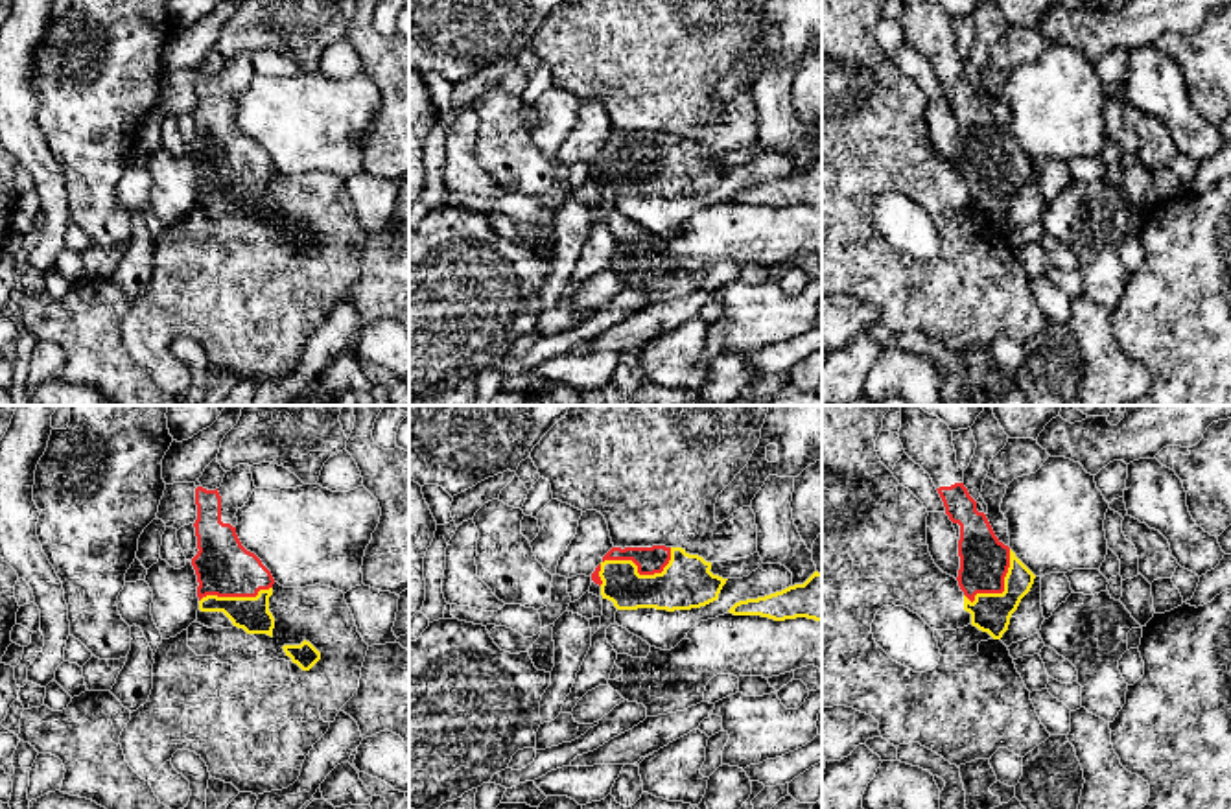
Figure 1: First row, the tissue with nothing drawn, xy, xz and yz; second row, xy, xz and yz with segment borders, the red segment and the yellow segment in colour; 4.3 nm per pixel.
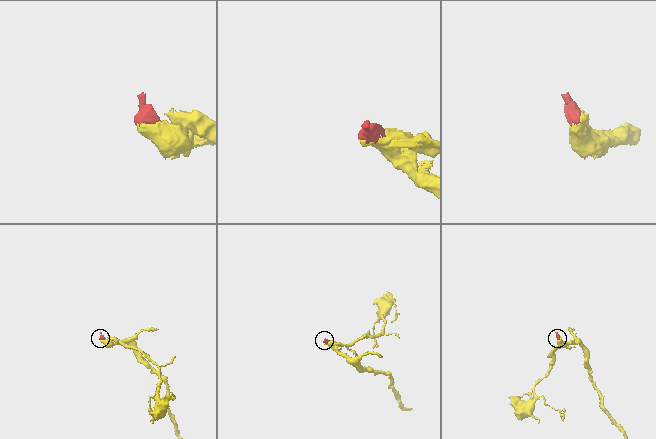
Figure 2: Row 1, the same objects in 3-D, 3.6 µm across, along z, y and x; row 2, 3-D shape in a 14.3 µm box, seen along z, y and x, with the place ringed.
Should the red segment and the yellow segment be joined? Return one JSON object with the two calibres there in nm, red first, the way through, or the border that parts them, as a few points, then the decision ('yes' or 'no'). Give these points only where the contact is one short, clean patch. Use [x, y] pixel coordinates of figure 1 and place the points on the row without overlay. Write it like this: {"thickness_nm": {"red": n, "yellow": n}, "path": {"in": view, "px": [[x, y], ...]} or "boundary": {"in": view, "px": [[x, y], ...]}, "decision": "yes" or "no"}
{"thickness_nm": {"red": 120, "yellow": 220}, "path": {"in": "xz", "px": [[649, 148], [634, 150], [644, 164], [686, 170]]}, "decision": "yes"}

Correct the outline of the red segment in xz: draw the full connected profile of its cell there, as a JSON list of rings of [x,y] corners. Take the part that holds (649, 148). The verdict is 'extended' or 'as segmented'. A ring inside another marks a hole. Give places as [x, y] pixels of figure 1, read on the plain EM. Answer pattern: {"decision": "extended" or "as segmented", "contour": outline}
{"decision": "extended", "contour": [[[612,135],[592,160],[592,168],[601,173],[603,186],[614,190],[617,197],[691,197],[719,186],[728,166],[713,162],[711,149],[698,142],[689,142],[682,135]]]}

